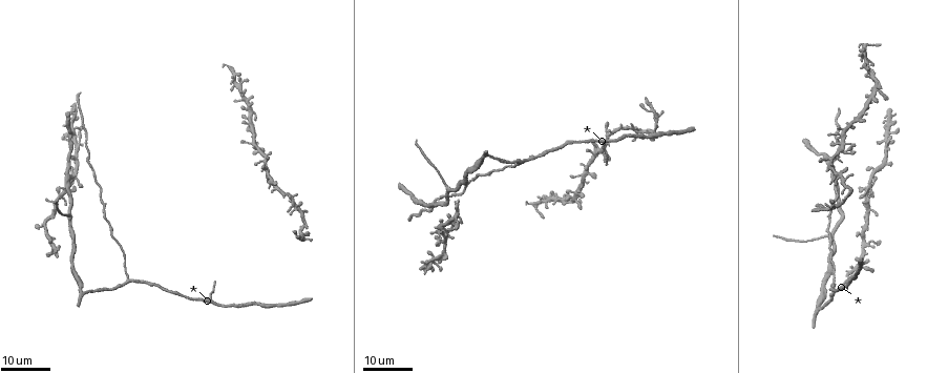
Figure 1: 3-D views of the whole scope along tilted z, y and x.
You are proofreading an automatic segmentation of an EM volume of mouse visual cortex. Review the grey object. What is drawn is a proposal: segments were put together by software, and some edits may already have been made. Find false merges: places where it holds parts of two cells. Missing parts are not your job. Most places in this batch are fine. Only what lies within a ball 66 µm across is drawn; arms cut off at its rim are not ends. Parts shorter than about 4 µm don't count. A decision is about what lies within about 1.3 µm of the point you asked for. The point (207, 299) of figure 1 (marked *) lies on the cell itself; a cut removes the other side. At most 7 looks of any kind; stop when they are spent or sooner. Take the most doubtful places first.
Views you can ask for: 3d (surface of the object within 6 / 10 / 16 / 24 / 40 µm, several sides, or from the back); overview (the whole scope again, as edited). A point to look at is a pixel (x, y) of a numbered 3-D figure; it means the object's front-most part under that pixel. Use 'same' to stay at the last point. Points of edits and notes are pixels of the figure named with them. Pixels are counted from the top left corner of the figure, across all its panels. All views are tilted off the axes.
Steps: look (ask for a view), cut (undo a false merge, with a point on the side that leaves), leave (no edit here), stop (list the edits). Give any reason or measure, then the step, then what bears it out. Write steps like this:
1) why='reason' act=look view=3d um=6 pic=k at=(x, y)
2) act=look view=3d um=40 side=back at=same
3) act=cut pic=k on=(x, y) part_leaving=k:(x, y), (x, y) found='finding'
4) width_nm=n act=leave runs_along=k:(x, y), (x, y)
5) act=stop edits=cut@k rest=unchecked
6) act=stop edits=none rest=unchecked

why='three-way junction' act=look view=3d um=16 pic=1 at=(447, 188)

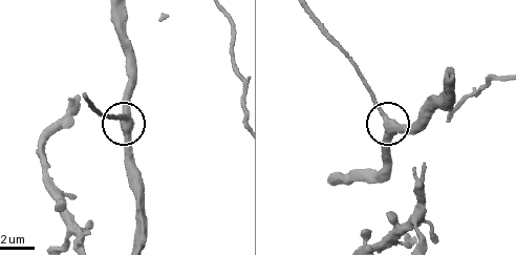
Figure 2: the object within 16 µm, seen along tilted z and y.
act=look view=3d um=6 pic=2 at=(387, 125)

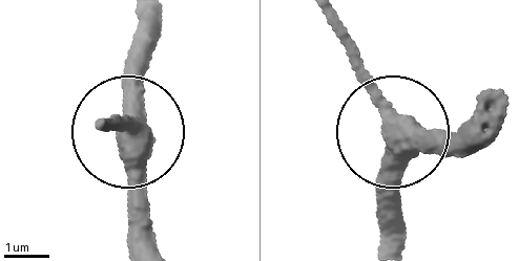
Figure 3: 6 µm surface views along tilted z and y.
act=leave runs_along=3:(479, 100), (451, 133), (424, 147), (406, 139), (326, 19) found='one cell here'

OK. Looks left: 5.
why='arms part here' act=look view=3d um=16 pic=1 at=(130, 279)

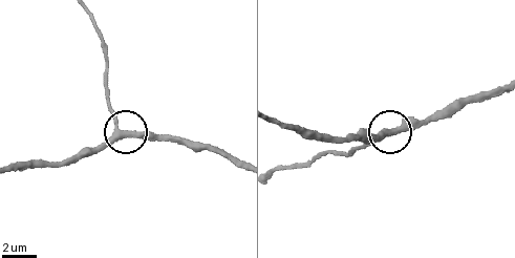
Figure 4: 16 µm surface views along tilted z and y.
act=look view=3d um=6 pic=4 at=(117, 134)

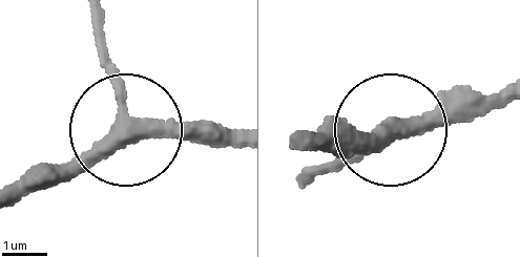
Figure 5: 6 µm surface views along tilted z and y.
width_nm=330 act=leave found='continuous, no second cell'

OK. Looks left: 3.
why='looks like a crossing' act=look view=3d um=24 pic=1 at=(864, 244)

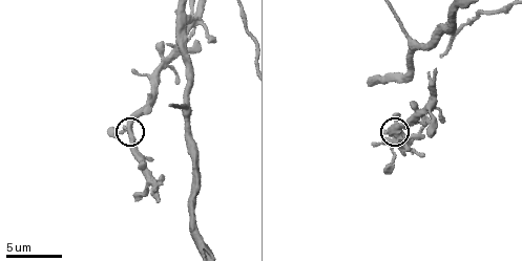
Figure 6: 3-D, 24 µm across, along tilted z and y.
act=look view=3d um=6 pic=6 at=(396, 136)

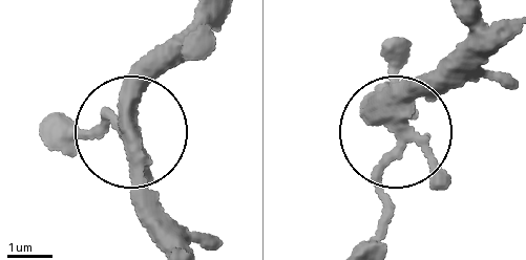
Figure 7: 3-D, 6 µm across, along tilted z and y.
act=leave found='all the same cell'

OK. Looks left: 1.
act=stop edits=none rest=unchecked

